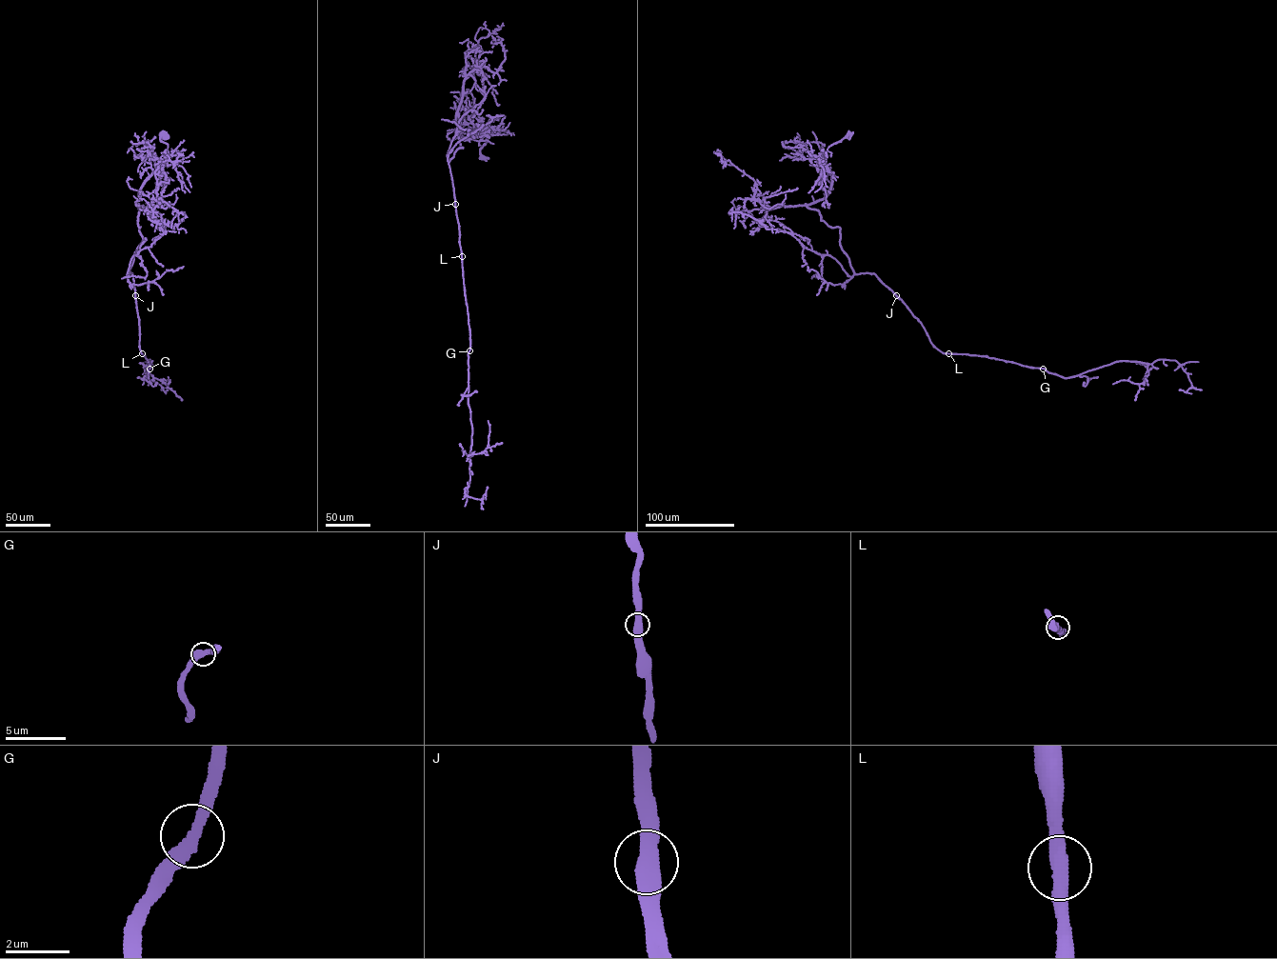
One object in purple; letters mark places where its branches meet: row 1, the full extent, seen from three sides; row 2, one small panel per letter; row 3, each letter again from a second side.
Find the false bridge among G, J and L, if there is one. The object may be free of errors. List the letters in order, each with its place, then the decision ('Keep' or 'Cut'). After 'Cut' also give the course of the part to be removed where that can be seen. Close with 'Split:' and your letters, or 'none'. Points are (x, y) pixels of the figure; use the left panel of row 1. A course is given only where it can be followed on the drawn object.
G: Place: (149, 369). Keep
J: Place: (135, 295). Keep
L: Place: (142, 353). Keep
Split: none

